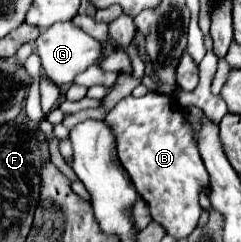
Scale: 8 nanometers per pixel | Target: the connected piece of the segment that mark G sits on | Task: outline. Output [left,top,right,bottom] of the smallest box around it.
[36,22,102,84]

